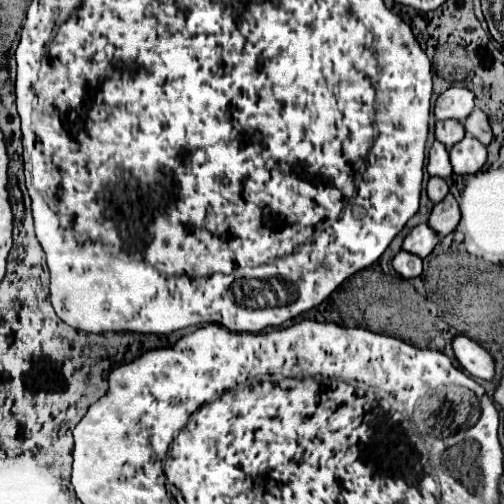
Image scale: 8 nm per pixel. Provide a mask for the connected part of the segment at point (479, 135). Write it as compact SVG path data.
M474 110L466 120L464 120L464 128L466 134L470 134L472 138L476 138L478 142L482 142L484 146L490 144L492 140L492 130L488 130L488 118L484 118L482 110Z

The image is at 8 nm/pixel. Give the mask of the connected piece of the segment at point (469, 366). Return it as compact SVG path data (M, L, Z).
M460 334L452 338L452 350L456 360L468 374L484 380L494 378L494 358L478 342Z

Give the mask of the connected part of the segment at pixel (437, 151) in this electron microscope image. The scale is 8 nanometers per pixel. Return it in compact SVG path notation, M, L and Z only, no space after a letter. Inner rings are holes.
M440 142L432 144L426 170L430 176L438 176L438 178L448 178L452 174L452 166L448 162L448 150L446 146L440 146Z

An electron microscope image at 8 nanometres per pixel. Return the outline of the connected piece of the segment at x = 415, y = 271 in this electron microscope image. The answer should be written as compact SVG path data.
M400 250L400 252L394 256L392 266L394 266L394 270L396 270L400 276L404 276L404 278L416 278L416 276L420 276L420 272L422 272L422 260L416 258L414 254L404 252L404 250Z

